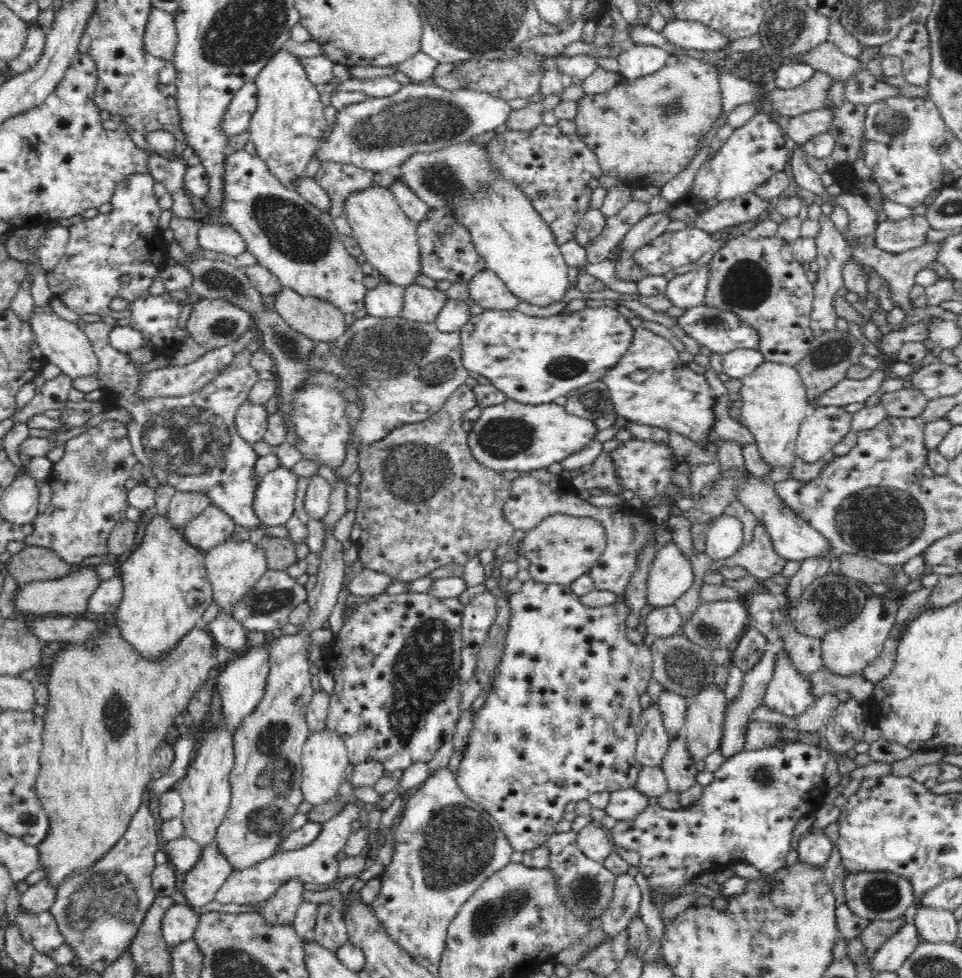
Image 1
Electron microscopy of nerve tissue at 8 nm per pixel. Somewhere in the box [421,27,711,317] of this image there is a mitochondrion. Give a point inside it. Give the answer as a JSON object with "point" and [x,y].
{"point":[671,107]}

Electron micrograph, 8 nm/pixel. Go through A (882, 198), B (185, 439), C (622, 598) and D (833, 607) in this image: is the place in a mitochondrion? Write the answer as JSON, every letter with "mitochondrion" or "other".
{"A":"other","B":"mitochondrion","C":"other","D":"mitochondrion"}

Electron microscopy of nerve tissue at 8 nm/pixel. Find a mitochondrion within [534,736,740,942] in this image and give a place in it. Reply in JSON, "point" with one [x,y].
{"point":[585,891]}

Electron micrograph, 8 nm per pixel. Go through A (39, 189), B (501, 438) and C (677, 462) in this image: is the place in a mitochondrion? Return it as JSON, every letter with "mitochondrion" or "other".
{"A":"other","B":"mitochondrion","C":"other"}

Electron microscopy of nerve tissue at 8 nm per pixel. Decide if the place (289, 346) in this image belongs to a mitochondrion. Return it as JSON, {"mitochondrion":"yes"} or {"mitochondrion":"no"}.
{"mitochondrion":"yes"}

